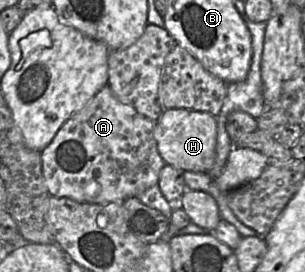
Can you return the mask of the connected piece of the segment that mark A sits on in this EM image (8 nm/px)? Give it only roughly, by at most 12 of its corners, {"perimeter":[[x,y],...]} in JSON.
{"perimeter":[[104,86],[40,152],[48,192],[123,203],[166,165]]}

